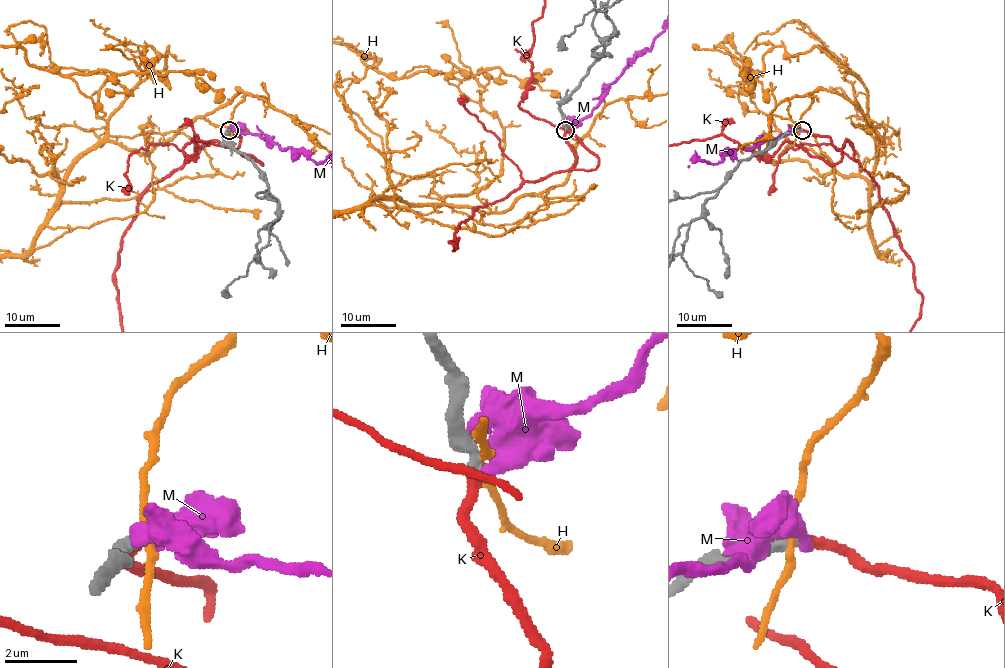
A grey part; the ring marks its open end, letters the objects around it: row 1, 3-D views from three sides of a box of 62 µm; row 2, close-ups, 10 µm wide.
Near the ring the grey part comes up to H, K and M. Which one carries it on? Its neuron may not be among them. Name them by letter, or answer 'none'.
K

